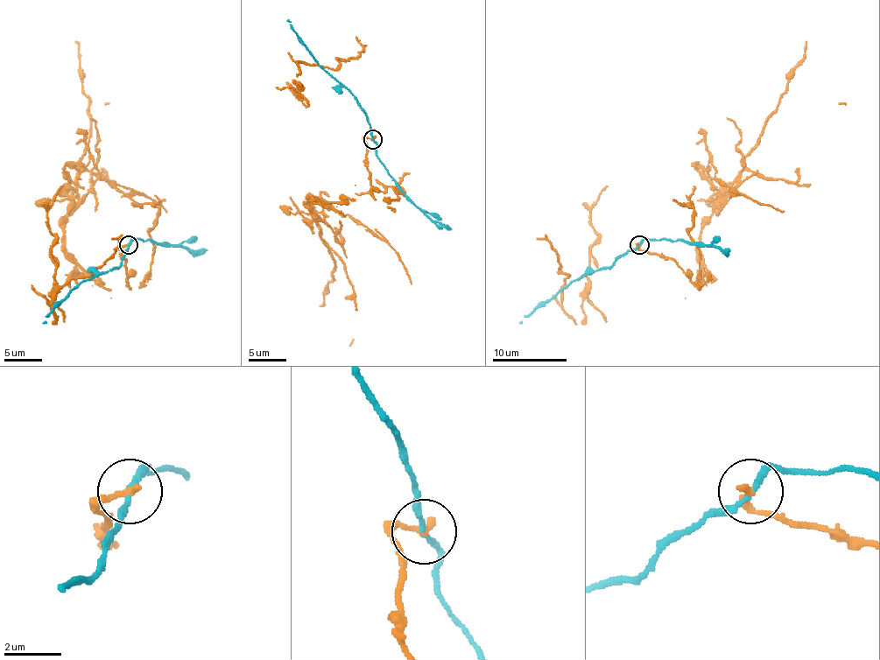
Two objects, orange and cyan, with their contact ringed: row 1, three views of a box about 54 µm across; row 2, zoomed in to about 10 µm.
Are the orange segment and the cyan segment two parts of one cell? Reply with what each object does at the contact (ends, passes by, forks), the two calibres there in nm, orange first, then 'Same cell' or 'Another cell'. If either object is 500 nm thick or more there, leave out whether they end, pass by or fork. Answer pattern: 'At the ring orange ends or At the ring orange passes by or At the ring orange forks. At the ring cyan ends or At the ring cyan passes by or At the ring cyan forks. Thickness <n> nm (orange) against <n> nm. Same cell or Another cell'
At the ring orange ends. At the ring cyan passes by. Thickness 260 nm (orange) against 170 nm. Another cell

